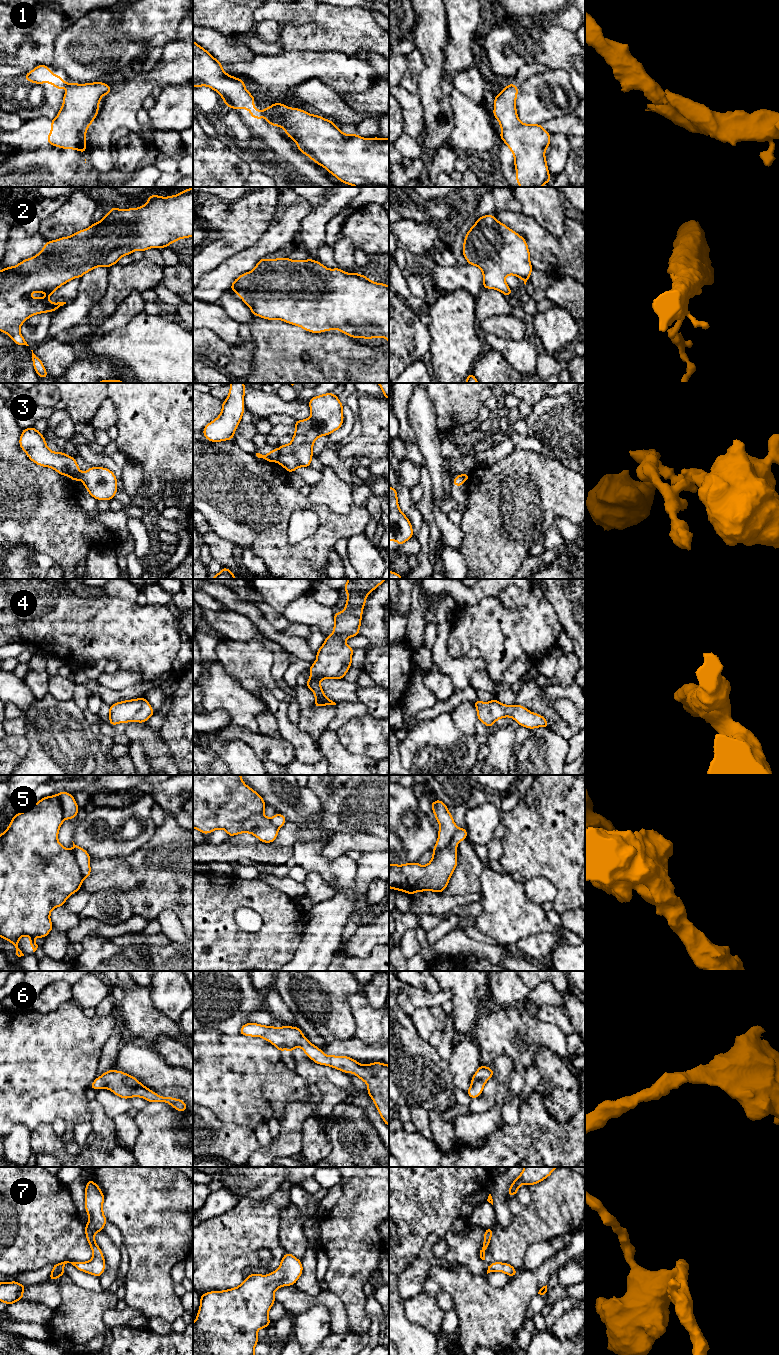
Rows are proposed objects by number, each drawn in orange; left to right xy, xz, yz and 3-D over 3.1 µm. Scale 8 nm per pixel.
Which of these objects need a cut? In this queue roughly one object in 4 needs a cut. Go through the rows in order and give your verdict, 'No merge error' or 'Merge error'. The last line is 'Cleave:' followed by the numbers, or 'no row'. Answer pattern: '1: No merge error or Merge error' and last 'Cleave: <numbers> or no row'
1: Merge error
2: No merge error
3: Merge error
4: No merge error
5: Merge error
6: No merge error
7: No merge error
Cleave: 1, 3, 5

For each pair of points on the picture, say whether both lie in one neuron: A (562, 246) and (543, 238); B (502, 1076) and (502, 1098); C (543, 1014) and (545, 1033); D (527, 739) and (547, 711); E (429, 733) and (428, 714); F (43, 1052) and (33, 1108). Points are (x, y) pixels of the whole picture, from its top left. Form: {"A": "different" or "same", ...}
{"A": "same", "B": "same", "C": "different", "D": "different", "E": "different", "F": "same"}

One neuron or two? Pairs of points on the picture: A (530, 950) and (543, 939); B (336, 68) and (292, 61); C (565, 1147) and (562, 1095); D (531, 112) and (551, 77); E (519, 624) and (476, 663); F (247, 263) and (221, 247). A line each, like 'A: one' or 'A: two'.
A: one
B: one
C: two
D: one
E: two
F: two

